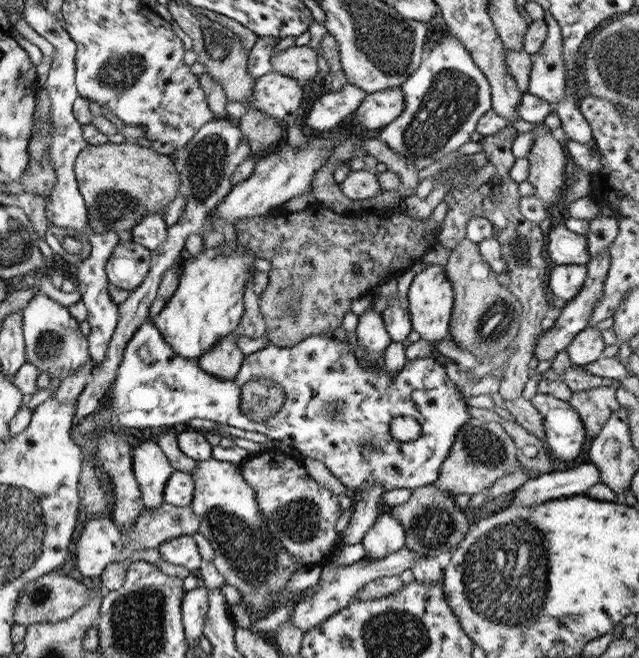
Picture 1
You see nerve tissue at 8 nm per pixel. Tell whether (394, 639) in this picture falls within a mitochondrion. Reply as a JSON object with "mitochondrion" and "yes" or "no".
{"mitochondrion":"yes"}

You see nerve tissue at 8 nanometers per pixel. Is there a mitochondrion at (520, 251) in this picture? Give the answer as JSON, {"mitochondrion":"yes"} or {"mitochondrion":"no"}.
{"mitochondrion":"yes"}

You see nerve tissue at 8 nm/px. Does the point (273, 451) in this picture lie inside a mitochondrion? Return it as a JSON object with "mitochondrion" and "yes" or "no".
{"mitochondrion":"no"}

